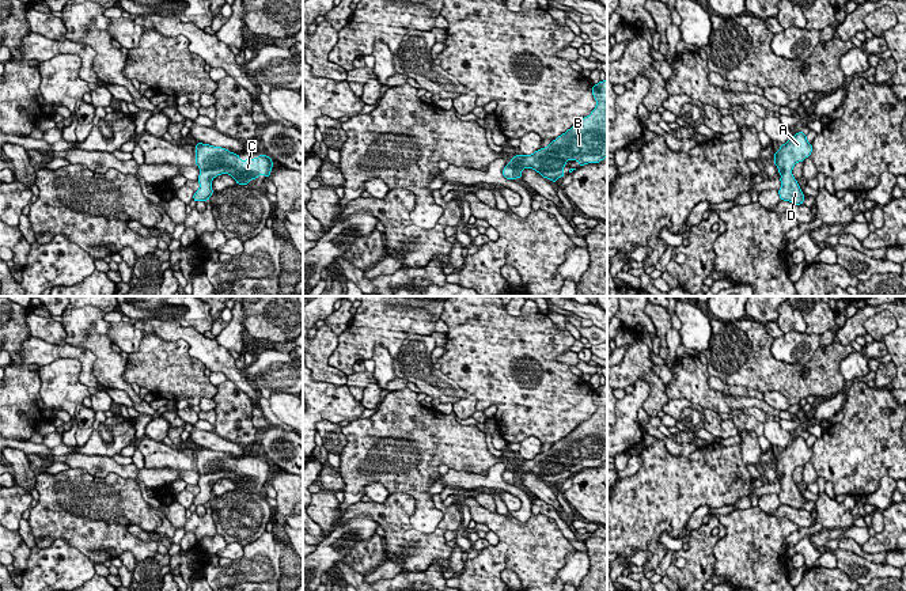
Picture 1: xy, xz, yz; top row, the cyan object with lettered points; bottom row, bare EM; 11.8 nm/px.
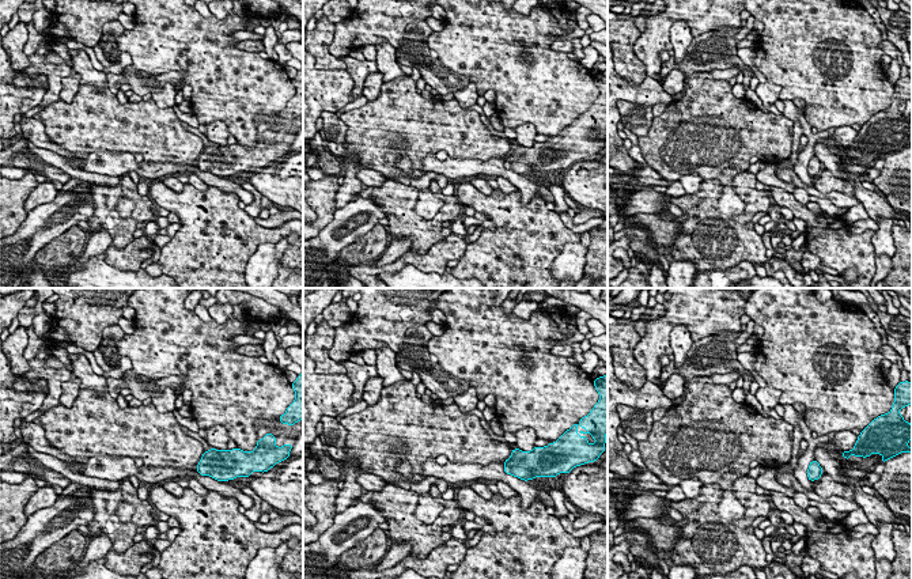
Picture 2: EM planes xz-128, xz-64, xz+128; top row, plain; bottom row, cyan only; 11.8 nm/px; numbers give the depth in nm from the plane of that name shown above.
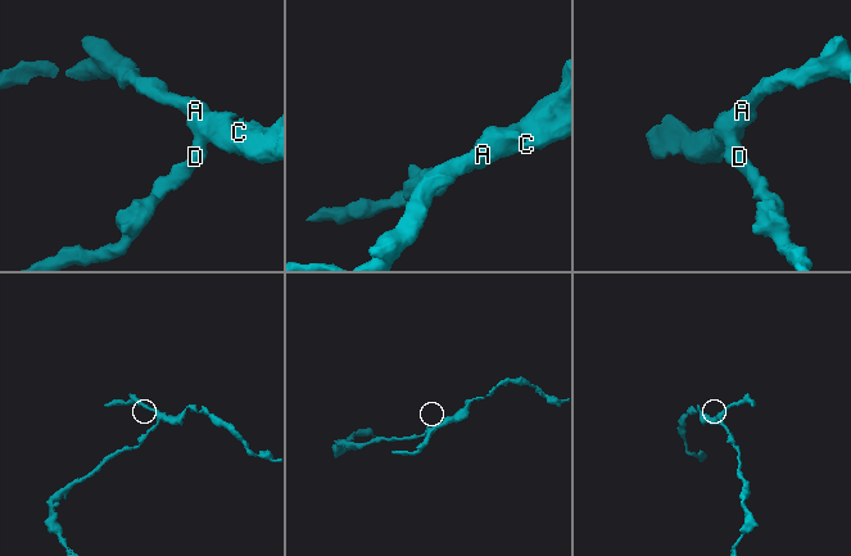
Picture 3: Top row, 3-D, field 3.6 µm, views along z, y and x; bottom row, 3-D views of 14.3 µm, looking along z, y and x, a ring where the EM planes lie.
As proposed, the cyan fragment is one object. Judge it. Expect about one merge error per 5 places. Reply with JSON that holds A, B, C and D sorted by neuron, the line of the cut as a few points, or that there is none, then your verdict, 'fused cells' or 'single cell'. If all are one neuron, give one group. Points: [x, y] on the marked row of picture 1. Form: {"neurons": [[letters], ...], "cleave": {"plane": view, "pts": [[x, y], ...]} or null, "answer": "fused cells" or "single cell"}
{"neurons": [["A", "B", "C", "D"]], "cleave": null, "answer": "single cell"}

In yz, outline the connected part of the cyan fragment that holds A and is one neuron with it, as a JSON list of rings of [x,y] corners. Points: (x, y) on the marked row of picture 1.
[[[800,130],[791,137],[780,149],[773,155],[774,164],[781,174],[781,189],[778,190],[780,198],[796,205],[801,205],[805,196],[803,194],[797,181],[792,175],[793,166],[810,158],[812,144],[808,143],[807,136]]]

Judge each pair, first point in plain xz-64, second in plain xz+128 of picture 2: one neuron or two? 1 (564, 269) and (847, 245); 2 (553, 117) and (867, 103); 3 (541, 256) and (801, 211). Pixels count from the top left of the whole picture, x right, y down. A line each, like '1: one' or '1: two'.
1: two
2: one
3: one

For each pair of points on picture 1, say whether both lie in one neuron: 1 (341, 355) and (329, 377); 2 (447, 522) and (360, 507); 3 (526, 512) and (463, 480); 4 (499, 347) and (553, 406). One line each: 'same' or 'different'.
1: different
2: same
3: same
4: same

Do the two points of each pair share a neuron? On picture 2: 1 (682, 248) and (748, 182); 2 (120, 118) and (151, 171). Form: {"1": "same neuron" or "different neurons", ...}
{"1": "same neuron", "2": "different neurons"}

